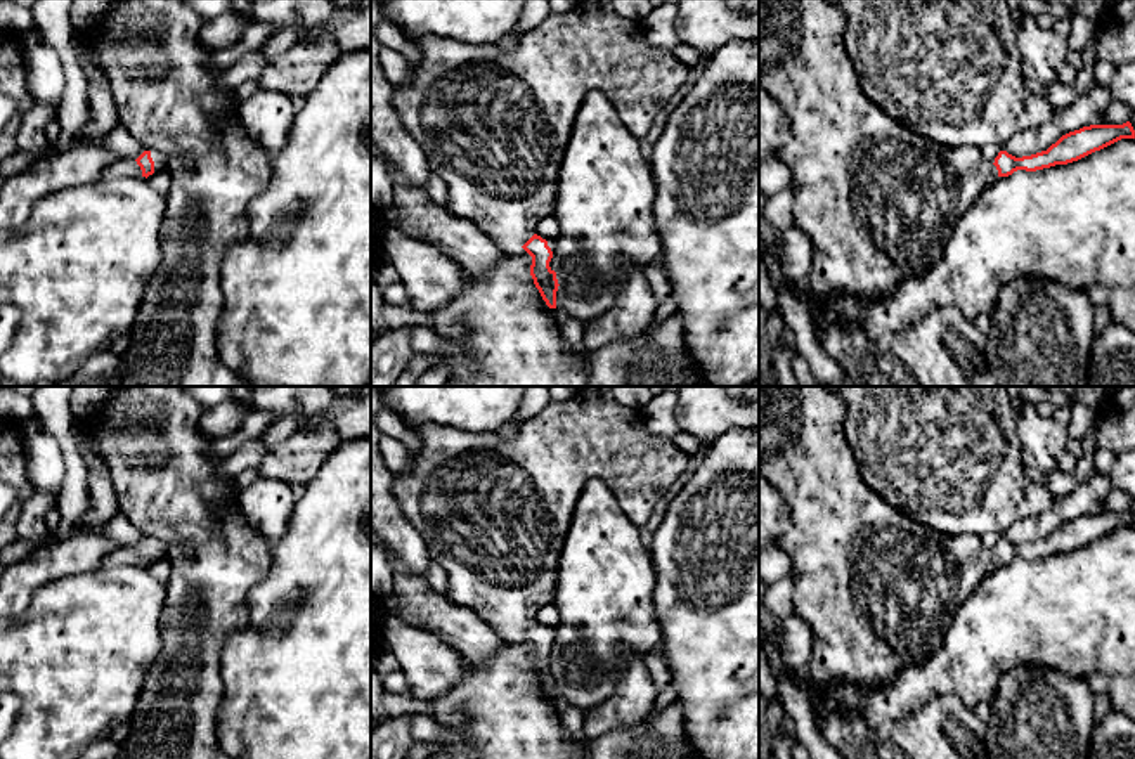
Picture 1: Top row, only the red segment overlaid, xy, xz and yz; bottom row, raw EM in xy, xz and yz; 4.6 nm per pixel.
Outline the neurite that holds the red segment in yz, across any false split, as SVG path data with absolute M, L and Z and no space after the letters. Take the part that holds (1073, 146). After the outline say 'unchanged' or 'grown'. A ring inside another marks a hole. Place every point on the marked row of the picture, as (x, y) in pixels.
M759 0L759 85L782 107L790 140L778 158L792 172L794 227L813 244L809 289L813 293L811 324L820 345L847 373L854 386L972 386L943 341L943 326L931 312L911 328L870 338L854 324L830 324L823 317L825 303L844 293L865 300L884 300L906 279L925 274L943 256L958 220L974 204L989 180L1017 170L1036 172L1078 161L1121 139L1135 139L1130 121L1123 125L1090 125L1062 135L1047 151L1015 158L1000 151L995 161L983 158L981 147L948 147L922 137L880 111L859 88L854 66L844 47L846 14L827 0Z; grown

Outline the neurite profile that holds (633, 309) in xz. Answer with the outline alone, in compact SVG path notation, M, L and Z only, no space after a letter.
M643 267L620 274L612 288L615 291L613 305L606 312L584 321L584 354L591 354L612 341L639 334L655 315L657 303L650 293Z

